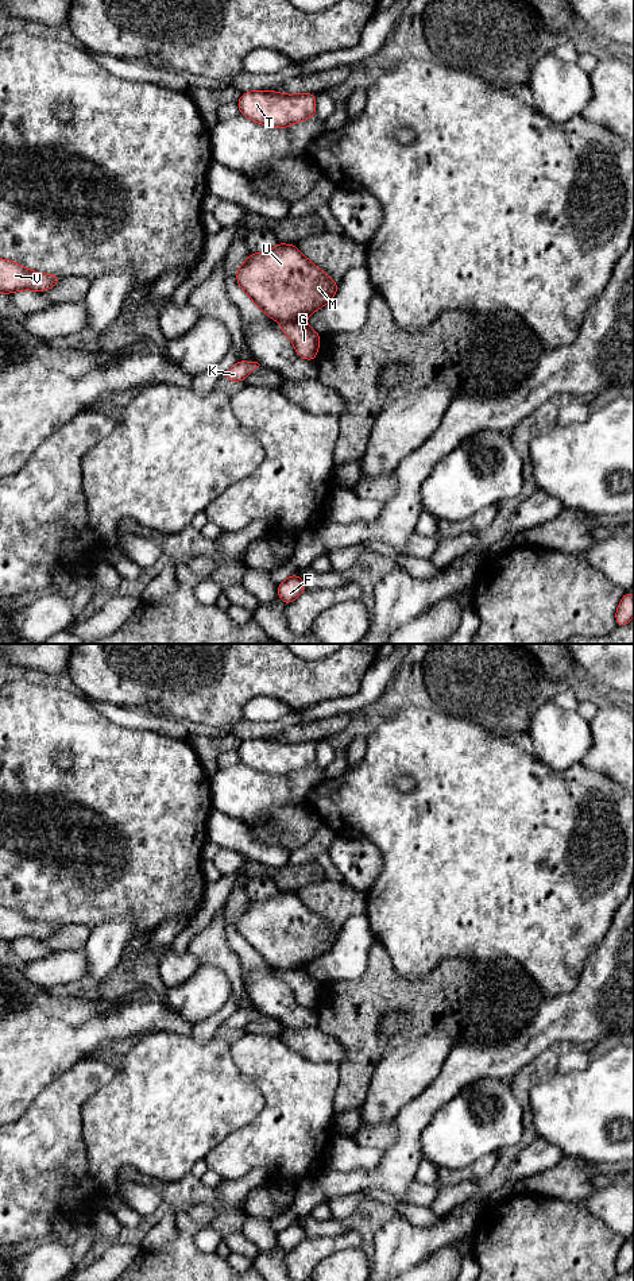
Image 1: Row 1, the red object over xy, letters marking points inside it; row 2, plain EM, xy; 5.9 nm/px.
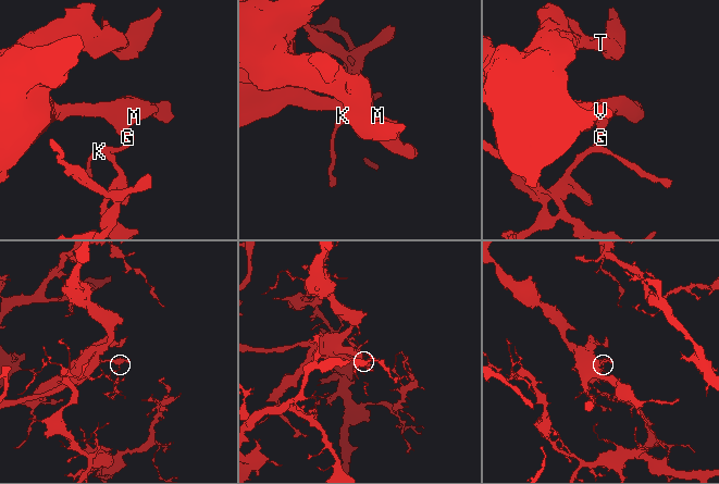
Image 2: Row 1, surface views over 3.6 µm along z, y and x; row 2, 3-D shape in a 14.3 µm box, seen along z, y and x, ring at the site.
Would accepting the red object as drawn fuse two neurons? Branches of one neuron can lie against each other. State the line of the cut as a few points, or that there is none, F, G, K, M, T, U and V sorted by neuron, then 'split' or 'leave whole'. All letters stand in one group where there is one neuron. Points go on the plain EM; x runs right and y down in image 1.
cut in xy along (300, 967), (282, 971); F G K / M T U V; split

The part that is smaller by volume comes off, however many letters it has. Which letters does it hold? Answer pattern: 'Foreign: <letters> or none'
Foreign: F, G, K

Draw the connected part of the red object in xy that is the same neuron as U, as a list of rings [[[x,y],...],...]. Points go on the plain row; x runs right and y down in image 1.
[[[277,891],[267,900],[251,900],[239,915],[236,929],[270,966],[279,971],[298,969],[313,962],[330,950],[340,934],[301,902],[295,892],[283,891]]]

